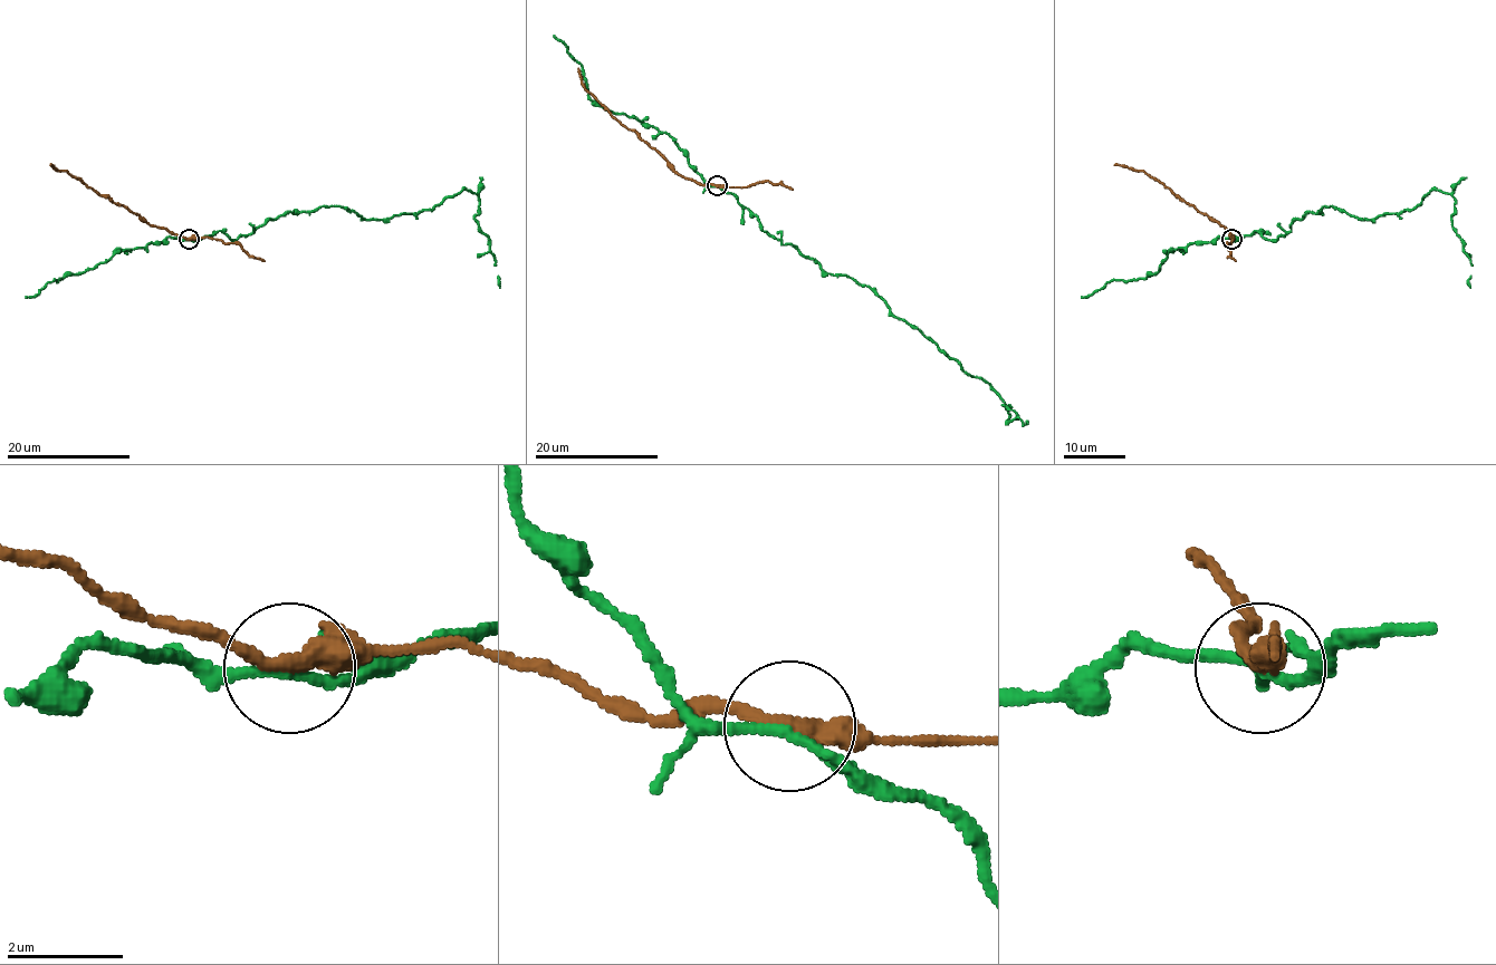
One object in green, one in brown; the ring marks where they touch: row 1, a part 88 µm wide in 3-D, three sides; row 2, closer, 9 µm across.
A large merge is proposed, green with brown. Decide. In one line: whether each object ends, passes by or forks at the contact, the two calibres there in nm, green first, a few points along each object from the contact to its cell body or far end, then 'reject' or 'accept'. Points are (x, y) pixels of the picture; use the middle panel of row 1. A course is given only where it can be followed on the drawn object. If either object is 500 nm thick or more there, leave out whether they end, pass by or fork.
green passes by | brown passes by | 150/300 nm | green via (717, 185), (783, 245), (792, 243), (826, 272), (868, 285), (893, 316), (981, 377), (1027, 423) | brown via (717, 185), (700, 185), (680, 176), (595, 97), (582, 83), (578, 68) | reject

